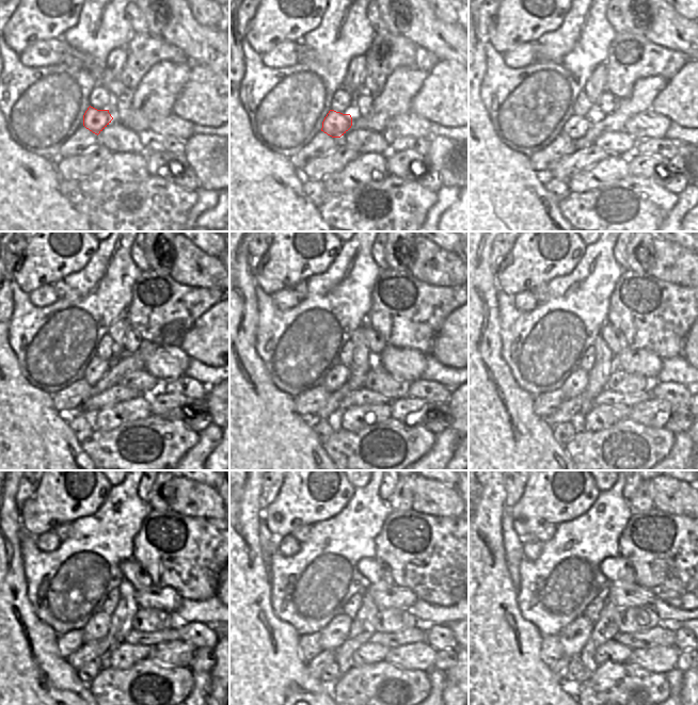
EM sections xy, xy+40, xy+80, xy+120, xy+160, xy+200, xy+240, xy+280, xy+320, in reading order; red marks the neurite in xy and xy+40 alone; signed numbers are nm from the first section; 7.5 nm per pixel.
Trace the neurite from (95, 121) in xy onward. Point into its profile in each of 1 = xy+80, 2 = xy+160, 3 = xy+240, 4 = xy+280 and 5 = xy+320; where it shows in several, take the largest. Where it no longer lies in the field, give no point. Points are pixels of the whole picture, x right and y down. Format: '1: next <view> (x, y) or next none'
1: next xy+80 (575, 127)
2: next xy+160 (338, 374)
3: next xy+240 (97, 627)
4: next xy+280 (334, 634)
5: next xy+320 (573, 637)

